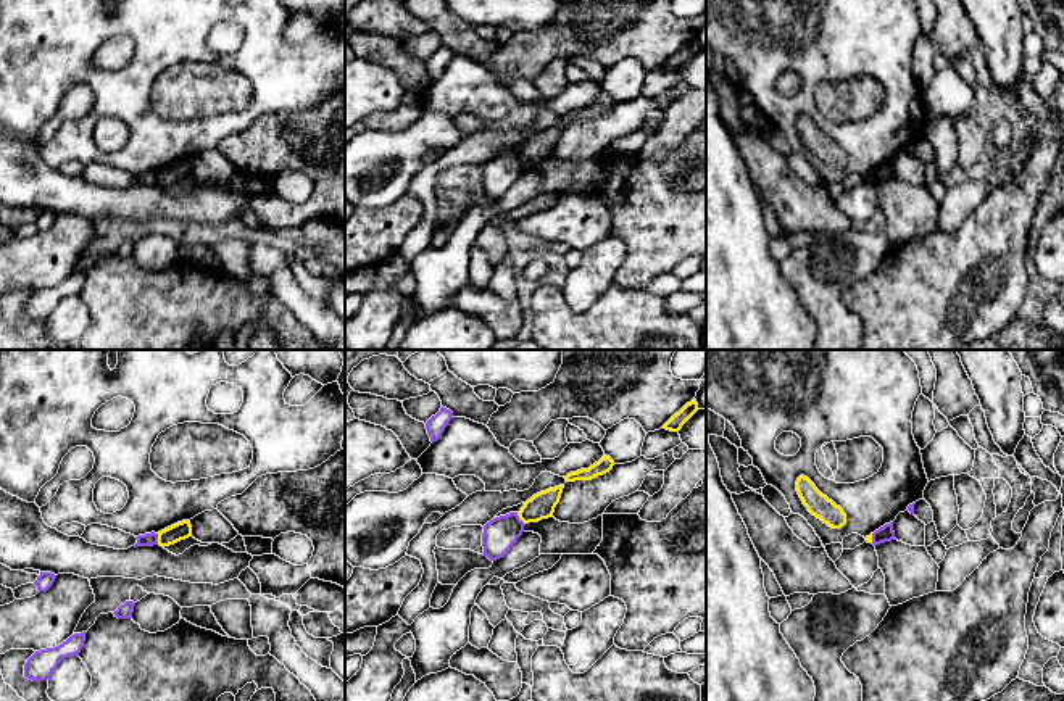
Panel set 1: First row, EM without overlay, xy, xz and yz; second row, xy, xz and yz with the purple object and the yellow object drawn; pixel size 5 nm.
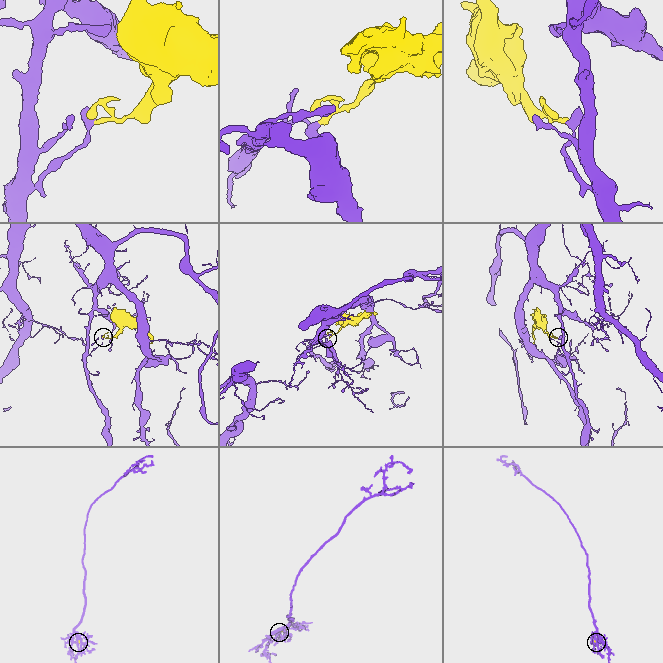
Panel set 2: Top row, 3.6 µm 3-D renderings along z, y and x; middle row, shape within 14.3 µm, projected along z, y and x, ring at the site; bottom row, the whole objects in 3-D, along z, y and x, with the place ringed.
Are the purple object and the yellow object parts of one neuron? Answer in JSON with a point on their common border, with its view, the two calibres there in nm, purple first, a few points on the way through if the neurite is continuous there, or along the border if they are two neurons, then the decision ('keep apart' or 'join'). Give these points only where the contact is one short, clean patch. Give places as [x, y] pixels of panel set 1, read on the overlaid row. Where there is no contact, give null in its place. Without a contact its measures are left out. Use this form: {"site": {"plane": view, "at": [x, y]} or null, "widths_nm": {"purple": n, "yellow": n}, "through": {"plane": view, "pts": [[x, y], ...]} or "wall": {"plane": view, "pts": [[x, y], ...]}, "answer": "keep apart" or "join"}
{"site": {"plane": "xz", "at": [519, 519]}, "widths_nm": {"purple": 170, "yellow": 130}, "wall": {"plane": "xz", "pts": [[516, 513], [524, 524]]}, "answer": "keep apart"}

